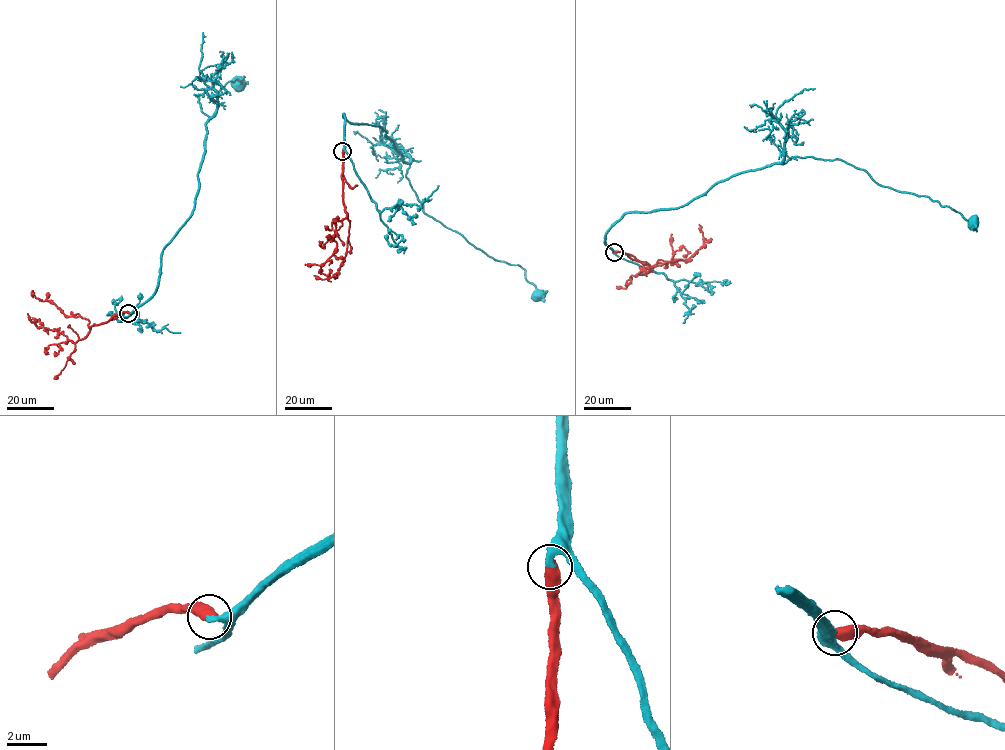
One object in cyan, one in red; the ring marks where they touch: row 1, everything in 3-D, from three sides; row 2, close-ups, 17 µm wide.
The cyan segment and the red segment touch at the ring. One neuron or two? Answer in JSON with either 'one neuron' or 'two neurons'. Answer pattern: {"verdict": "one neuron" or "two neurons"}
{"verdict": "one neuron"}

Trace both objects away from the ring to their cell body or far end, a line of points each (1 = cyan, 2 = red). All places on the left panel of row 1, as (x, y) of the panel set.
1: (128, 313), (154, 294), (162, 253), (191, 216), (210, 117), (196, 95), (212, 97), (235, 83)
2: (128, 312), (94, 324), (74, 343), (62, 331), (37, 326), (35, 319), (43, 325)

